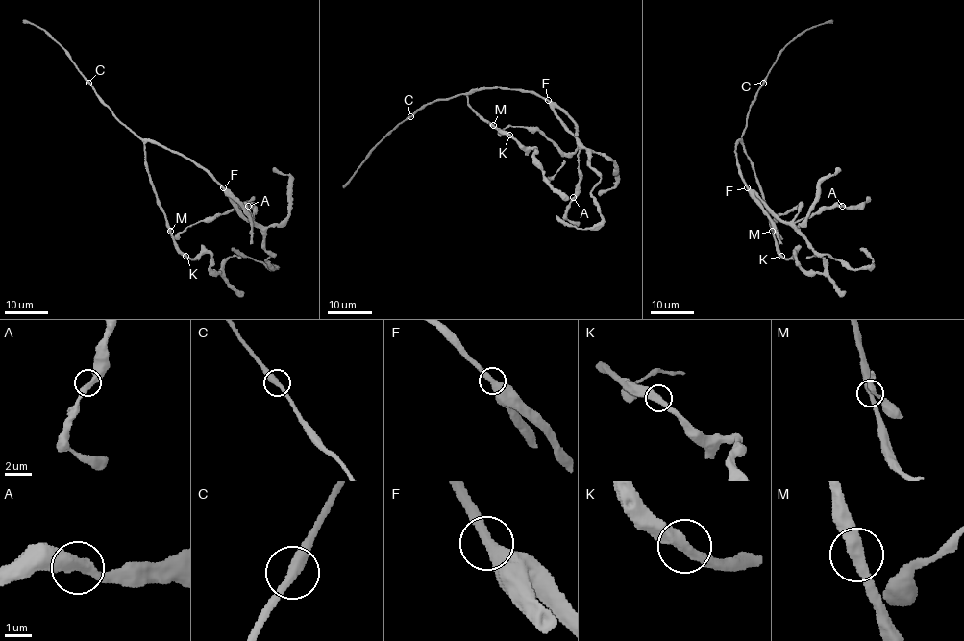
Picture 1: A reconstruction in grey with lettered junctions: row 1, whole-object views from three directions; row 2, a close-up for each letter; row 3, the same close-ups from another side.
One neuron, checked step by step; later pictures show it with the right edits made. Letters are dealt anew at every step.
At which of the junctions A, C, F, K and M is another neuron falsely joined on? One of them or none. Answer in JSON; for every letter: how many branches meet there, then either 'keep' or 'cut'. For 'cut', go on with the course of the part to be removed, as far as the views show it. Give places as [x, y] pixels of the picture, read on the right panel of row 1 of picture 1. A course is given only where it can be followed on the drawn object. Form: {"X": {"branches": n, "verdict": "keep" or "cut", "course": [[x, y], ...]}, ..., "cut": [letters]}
{"A": {"branches": 2, "verdict": "keep"}, "C": {"branches": 2, "verdict": "keep"}, "F": {"branches": 2, "verdict": "keep"}, "K": {"branches": 2, "verdict": "keep"}, "M": {"branches": 2, "verdict": "keep"}, "cut": []}

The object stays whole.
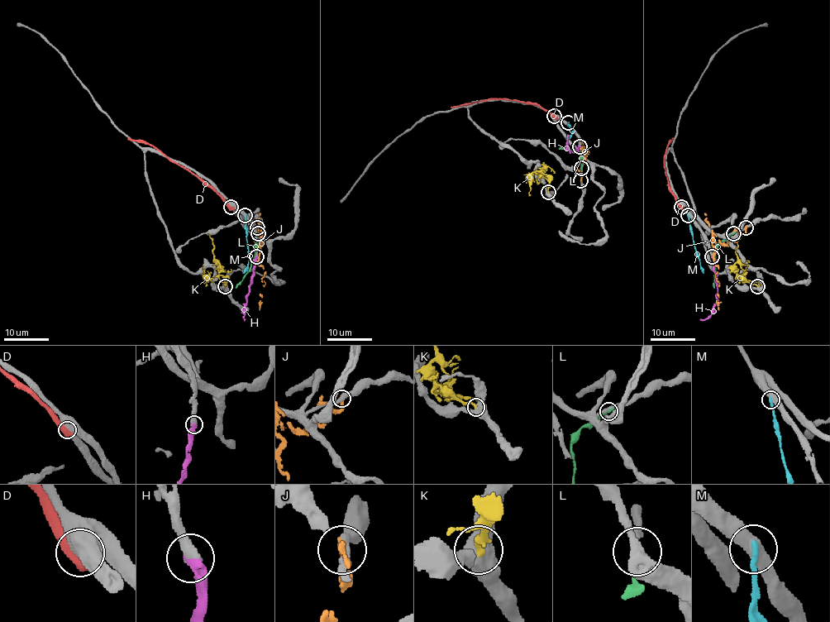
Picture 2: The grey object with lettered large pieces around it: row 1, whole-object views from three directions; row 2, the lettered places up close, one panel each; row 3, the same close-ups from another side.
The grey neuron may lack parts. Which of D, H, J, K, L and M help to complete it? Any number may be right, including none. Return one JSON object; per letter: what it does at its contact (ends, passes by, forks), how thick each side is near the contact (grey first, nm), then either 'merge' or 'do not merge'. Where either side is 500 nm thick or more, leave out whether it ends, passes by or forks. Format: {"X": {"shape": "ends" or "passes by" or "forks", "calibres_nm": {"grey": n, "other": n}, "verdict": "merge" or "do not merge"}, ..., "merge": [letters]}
{"D": {"calibres_nm": {"grey": 800, "other": 750}, "verdict": "do not merge"}, "H": {"shape": "ends", "calibres_nm": {"grey": 440, "other": 340}, "verdict": "merge"}, "J": {"shape": "ends", "calibres_nm": {"grey": 360, "other": 280}, "verdict": "do not merge"}, "K": {"calibres_nm": {"grey": 550, "other": 200}, "verdict": "do not merge"}, "L": {"shape": "ends", "calibres_nm": {"grey": 280, "other": 240}, "verdict": "do not merge"}, "M": {"calibres_nm": {"grey": 500, "other": 280}, "verdict": "do not merge"}, "merge": ["H"]}

